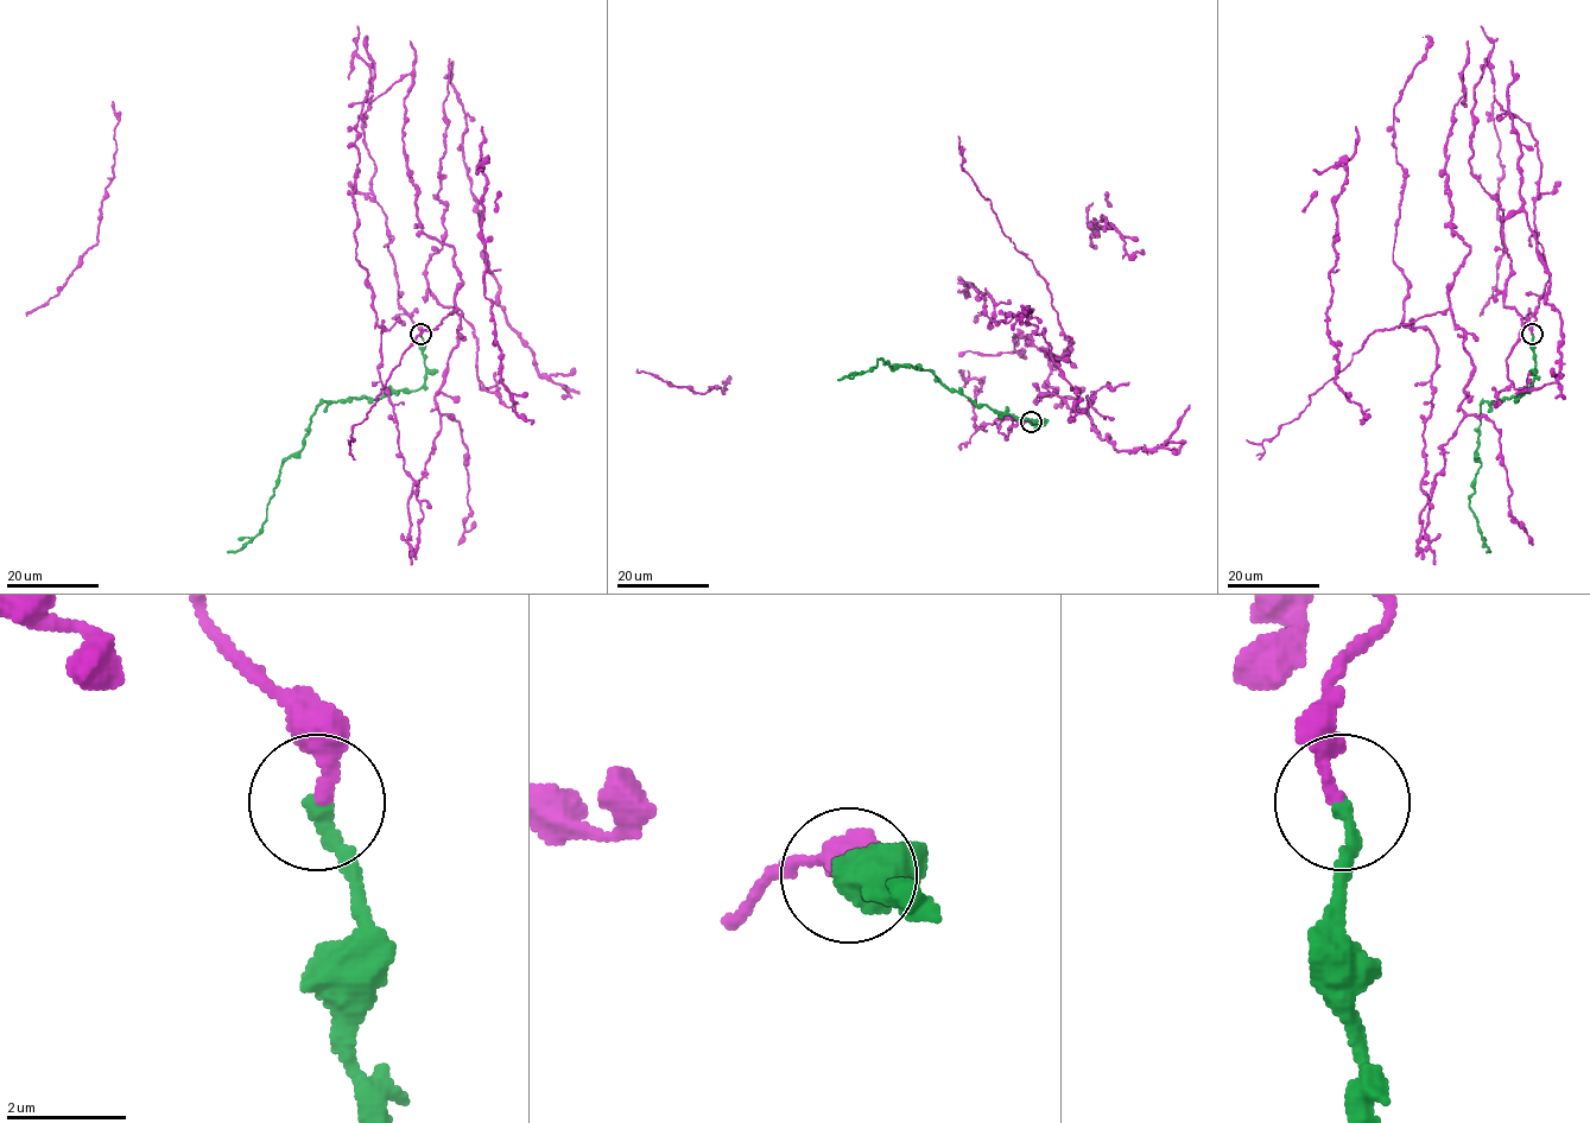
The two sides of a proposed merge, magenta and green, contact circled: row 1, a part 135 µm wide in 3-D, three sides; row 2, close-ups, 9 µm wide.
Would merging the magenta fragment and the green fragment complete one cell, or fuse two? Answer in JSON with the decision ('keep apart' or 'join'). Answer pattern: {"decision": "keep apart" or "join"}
{"decision": "join"}

